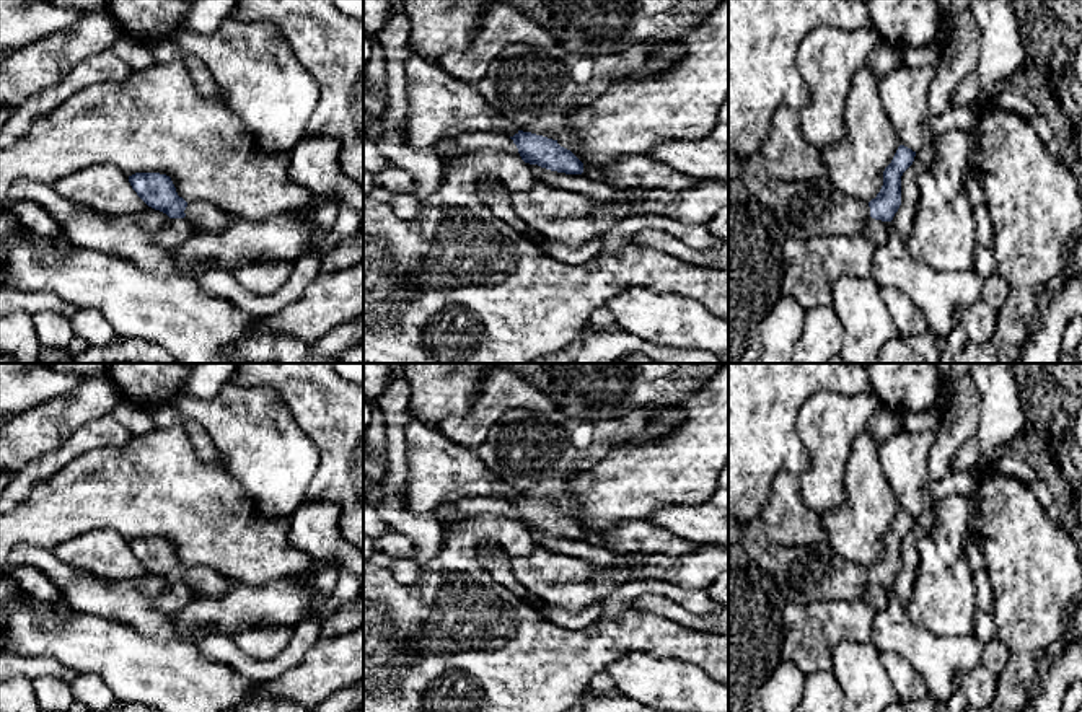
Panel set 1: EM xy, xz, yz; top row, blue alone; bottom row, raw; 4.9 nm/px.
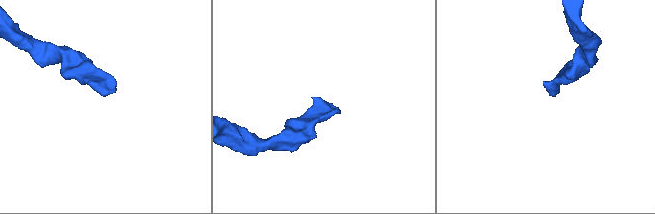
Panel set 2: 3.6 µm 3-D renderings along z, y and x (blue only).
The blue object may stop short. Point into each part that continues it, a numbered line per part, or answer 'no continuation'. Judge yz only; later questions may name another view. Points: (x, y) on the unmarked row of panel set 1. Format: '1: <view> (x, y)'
1: yz (809, 574)

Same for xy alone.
1: xy (207, 584)

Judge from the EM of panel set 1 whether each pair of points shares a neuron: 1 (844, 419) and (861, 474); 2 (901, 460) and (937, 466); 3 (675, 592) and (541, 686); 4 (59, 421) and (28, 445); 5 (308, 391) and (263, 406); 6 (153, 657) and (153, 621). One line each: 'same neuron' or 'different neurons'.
1: different neurons
2: different neurons
3: different neurons
4: same neuron
5: different neurons
6: different neurons

